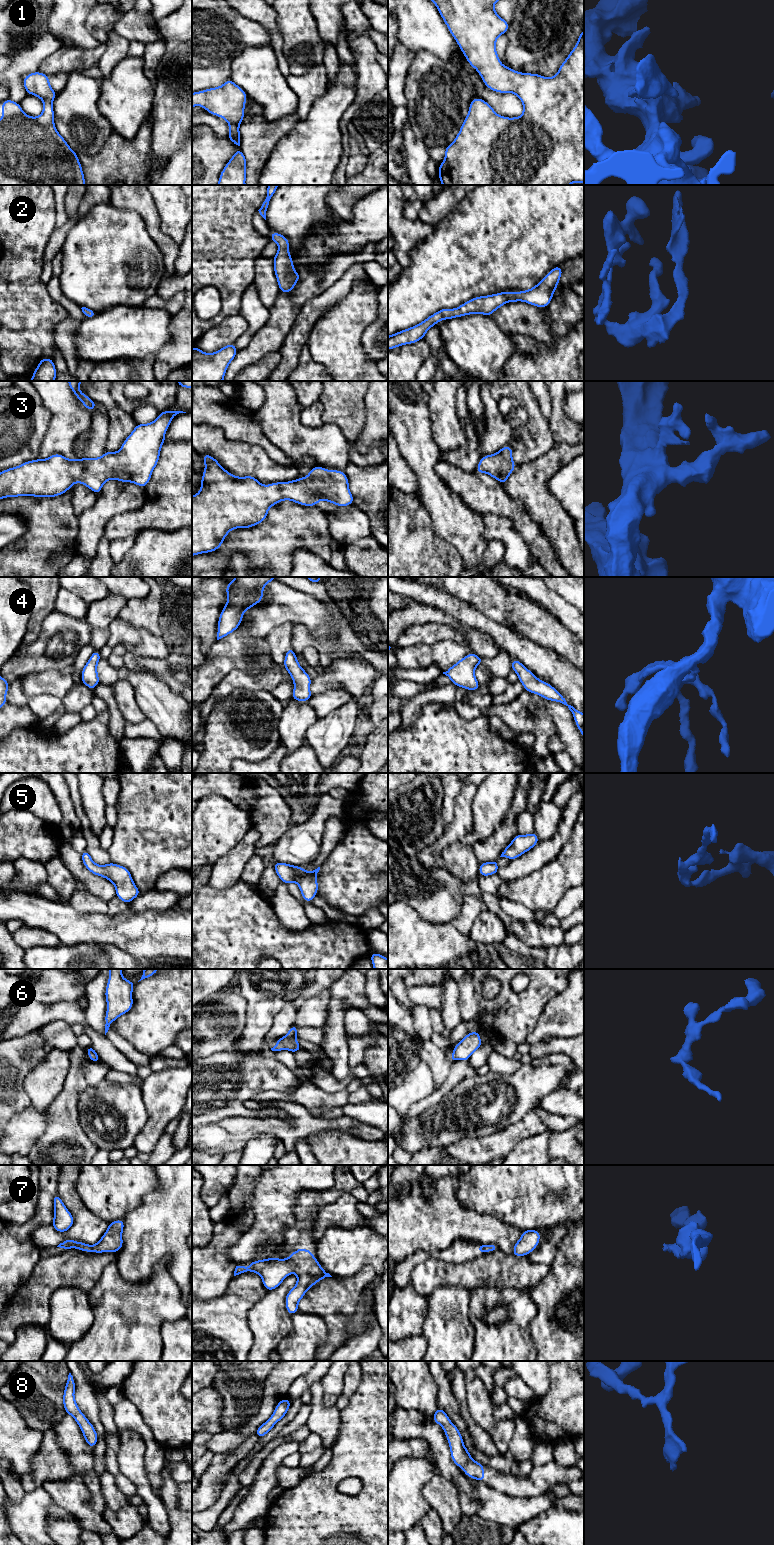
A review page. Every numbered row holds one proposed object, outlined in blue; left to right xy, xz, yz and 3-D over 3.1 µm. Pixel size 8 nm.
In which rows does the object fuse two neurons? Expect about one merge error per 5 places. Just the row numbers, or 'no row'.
no row

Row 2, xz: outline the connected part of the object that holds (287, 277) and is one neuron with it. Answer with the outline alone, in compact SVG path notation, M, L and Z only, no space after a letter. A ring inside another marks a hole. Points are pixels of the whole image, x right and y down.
M271 232L270 239L279 246L273 258L273 267L280 292L291 292L301 274L294 270L293 260L289 253L289 241L285 236L277 232Z

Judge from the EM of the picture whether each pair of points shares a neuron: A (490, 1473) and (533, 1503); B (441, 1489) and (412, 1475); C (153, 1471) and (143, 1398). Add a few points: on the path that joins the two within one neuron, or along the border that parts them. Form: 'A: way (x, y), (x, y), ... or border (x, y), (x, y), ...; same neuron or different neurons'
A: border (502, 1492), (520, 1497), (537, 1497), (547, 1493); different neurons
B: border (435, 1474), (422, 1489), (422, 1496), (429, 1505); different neurons
C: border (133, 1405), (150, 1429), (153, 1438), (159, 1444); different neurons

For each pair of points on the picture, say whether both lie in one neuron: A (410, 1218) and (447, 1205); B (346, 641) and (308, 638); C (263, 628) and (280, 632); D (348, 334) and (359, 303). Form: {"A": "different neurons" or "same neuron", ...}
{"A": "same neuron", "B": "same neuron", "C": "different neurons", "D": "same neuron"}

